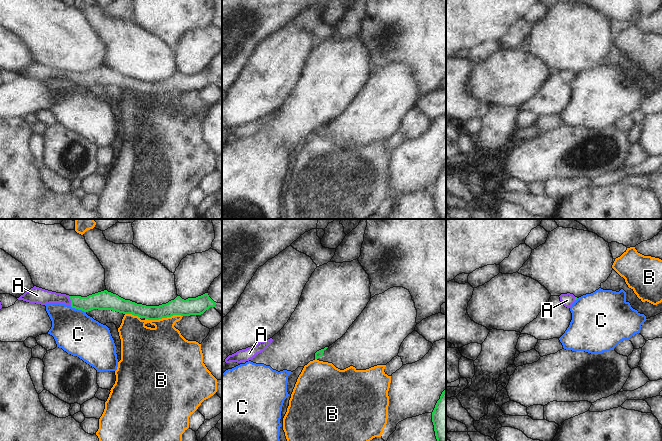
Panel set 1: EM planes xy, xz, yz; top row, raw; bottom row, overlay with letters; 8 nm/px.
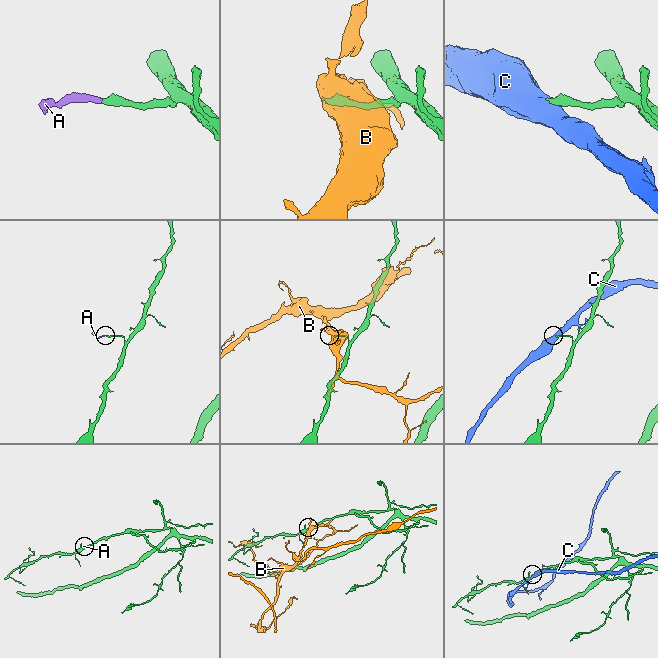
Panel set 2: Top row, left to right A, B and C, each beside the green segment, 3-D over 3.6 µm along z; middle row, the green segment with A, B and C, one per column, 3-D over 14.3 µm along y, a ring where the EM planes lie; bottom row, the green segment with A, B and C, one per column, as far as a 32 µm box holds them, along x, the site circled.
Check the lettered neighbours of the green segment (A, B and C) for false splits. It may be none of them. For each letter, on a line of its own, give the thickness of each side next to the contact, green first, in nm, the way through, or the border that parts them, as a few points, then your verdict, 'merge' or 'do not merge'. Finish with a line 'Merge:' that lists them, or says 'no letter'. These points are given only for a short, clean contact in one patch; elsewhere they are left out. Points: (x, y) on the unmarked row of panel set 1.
A: 140 nm thick on the green side, 130 nm on the other; runs through xy (101, 76), (70, 75), (41, 72); merge
B: 140 nm thick on the green side, 360 nm on the other; do not merge
C: 160 nm thick on the green side, 340 nm on the other; border along xy (70, 81), (85, 88); do not merge
Merge: A

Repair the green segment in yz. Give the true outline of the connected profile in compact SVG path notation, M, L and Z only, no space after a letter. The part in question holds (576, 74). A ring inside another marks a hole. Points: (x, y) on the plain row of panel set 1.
M570 69L561 70L559 73L561 79L567 84L570 84L572 80L578 75L577 73Z

